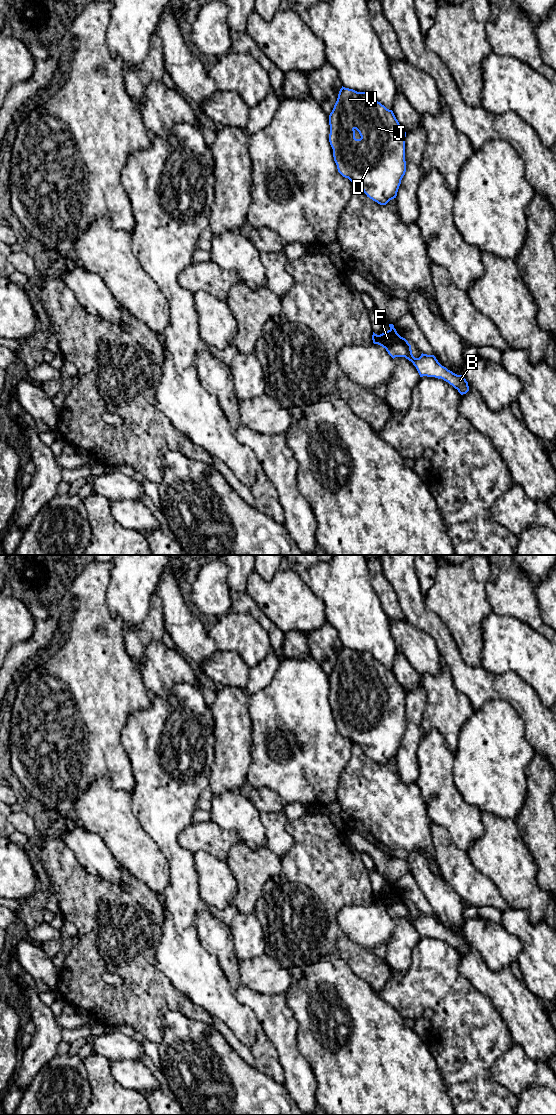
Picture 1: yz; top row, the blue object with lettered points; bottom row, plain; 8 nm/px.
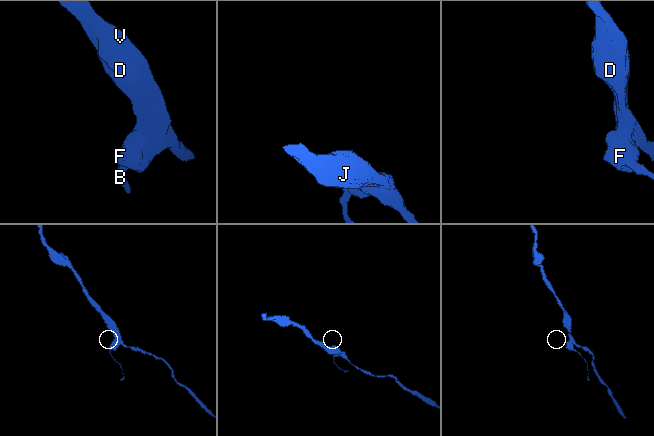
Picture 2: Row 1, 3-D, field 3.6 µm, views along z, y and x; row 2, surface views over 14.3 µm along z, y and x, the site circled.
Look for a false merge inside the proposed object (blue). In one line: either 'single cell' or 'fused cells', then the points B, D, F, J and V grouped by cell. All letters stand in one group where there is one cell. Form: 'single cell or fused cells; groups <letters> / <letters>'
single cell; groups B D F J V

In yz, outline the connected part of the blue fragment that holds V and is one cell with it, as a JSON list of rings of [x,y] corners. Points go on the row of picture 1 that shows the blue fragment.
[[[342,86],[329,115],[329,125],[329,142],[333,149],[338,172],[348,178],[352,184],[360,185],[367,197],[380,205],[386,205],[390,200],[396,198],[401,180],[406,172],[406,132],[399,124],[393,111],[378,102],[370,93],[357,92]]]

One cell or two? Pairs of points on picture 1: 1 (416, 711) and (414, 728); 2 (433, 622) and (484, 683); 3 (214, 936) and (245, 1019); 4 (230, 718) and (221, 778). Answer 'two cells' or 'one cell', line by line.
1: one cell
2: one cell
3: two cells
4: one cell

